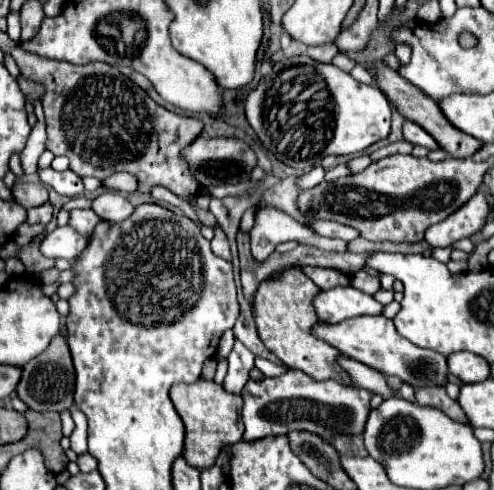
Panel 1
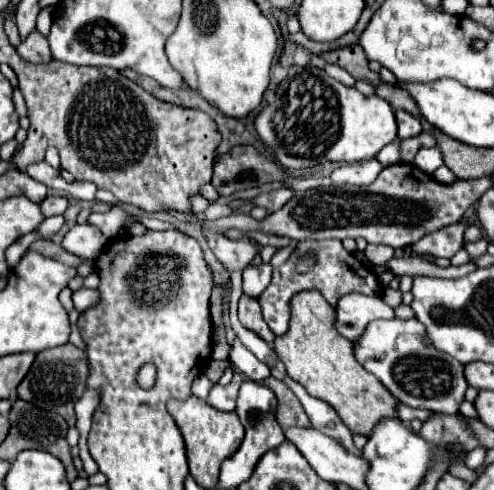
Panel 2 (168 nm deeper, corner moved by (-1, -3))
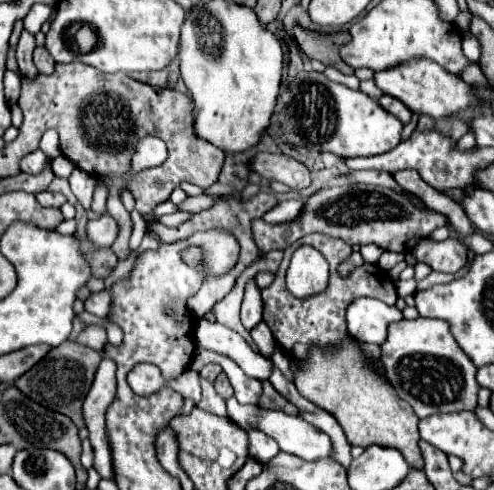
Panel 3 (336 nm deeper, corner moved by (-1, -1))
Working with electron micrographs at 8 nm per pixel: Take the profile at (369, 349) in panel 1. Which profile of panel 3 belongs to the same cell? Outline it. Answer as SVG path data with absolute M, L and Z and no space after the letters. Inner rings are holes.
M418 317L414 321L402 319L390 325L388 339L382 347L382 361L386 363L386 377L396 389L398 397L410 403L414 413L424 419L436 413L458 413L476 409L478 405L478 367L458 347L450 331L450 323L440 319Z

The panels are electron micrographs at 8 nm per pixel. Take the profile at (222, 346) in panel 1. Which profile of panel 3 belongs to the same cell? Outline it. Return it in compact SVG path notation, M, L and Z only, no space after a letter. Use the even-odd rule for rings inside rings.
M234 397L228 399L226 407L228 407L228 415L226 417L232 423L236 423L244 431L258 429L258 431L266 433L268 437L272 437L280 445L280 451L284 451L284 453L302 457L306 461L314 461L314 459L322 459L322 457L330 457L332 455L330 437L322 435L322 431L318 431L316 427L310 427L310 423L306 423L298 415L286 415L282 411L268 411L268 409L260 409L256 405L240 405Z

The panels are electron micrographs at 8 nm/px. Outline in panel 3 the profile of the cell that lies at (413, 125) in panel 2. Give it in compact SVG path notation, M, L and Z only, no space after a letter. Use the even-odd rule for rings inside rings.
M382 95L380 99L378 99L378 103L380 103L380 107L384 107L388 113L392 113L392 115L396 115L404 125L410 121L410 117L412 117L412 111L404 105L404 103L400 103L398 99L394 99L392 95Z

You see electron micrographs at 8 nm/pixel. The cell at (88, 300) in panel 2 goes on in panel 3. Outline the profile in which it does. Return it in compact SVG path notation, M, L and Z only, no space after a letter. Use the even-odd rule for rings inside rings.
M108 291L92 293L86 299L86 311L88 313L94 313L100 319L106 319L108 317L108 311L110 311L110 295L108 295Z

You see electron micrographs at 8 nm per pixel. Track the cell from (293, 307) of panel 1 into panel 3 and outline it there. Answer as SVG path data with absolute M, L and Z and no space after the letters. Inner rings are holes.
M346 339L346 347L342 347L342 351L334 351L330 355L314 355L306 371L302 371L302 367L294 367L294 361L290 363L290 367L294 371L296 389L308 401L334 415L350 445L358 445L364 449L368 445L394 447L404 455L406 463L412 469L424 469L424 459L418 447L420 419L414 415L412 407L406 401L394 395L394 389L390 387L386 377L374 371L372 363L362 355L354 341Z

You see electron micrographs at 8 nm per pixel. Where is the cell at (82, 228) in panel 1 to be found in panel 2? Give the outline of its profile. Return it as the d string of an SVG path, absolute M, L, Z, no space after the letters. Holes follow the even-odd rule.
M112 207L106 213L92 213L88 217L88 223L96 225L98 229L102 229L104 237L112 239L112 237L116 237L120 233L120 229L124 225L128 225L128 219L130 219L130 215L126 211L122 211L120 207Z

